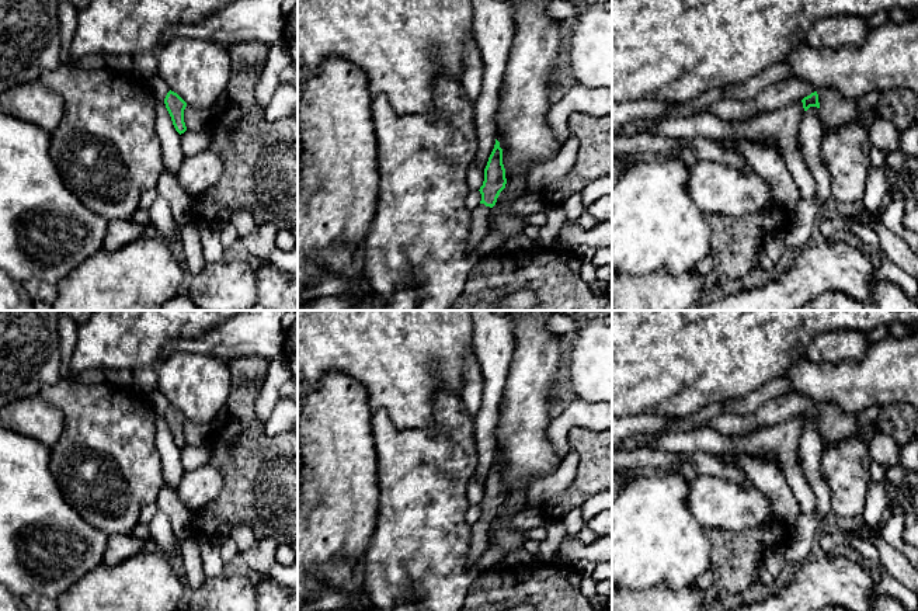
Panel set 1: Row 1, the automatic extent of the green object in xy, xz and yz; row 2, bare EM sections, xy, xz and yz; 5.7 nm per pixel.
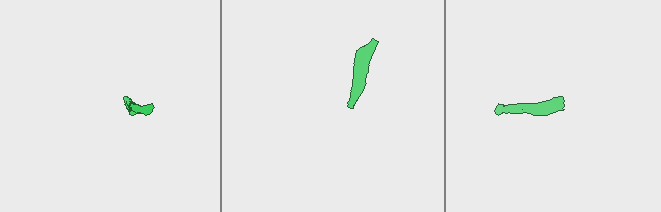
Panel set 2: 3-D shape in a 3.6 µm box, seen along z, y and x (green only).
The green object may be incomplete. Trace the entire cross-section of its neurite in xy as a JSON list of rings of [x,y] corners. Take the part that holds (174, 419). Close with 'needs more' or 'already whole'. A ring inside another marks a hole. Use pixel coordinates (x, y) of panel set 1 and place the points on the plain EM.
[[[170,405],[164,413],[164,419],[171,431],[175,445],[180,449],[184,448],[187,445],[184,437],[184,424],[187,421],[187,417],[177,407]]]; already whole

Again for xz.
[[[495,454],[494,464],[484,483],[484,496],[480,501],[480,520],[470,525],[470,539],[467,542],[465,560],[477,563],[481,555],[490,548],[490,532],[493,521],[497,517],[500,507],[505,503],[505,483],[503,479],[503,464]]]; needs more

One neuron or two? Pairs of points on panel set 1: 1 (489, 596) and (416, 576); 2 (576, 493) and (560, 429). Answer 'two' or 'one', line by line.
1: two
2: two

